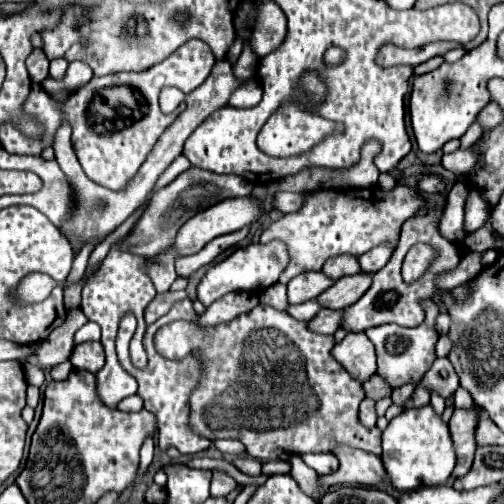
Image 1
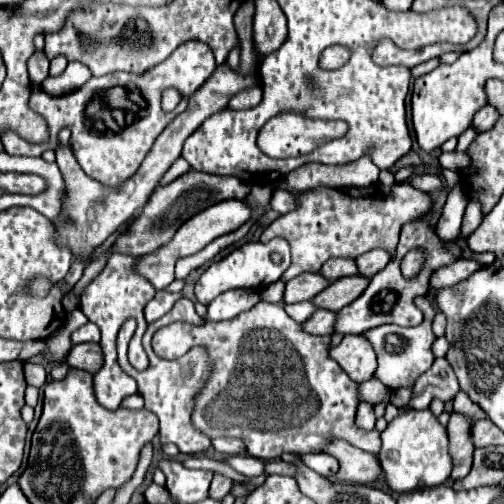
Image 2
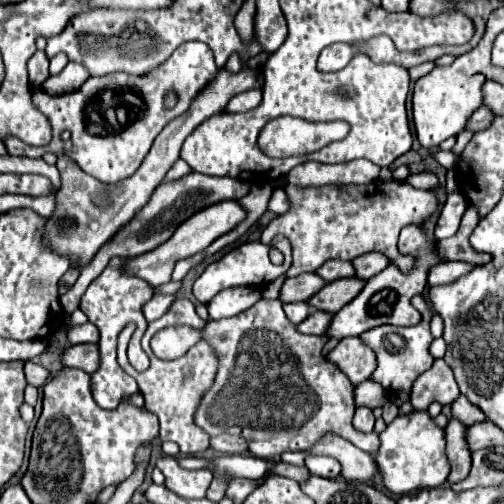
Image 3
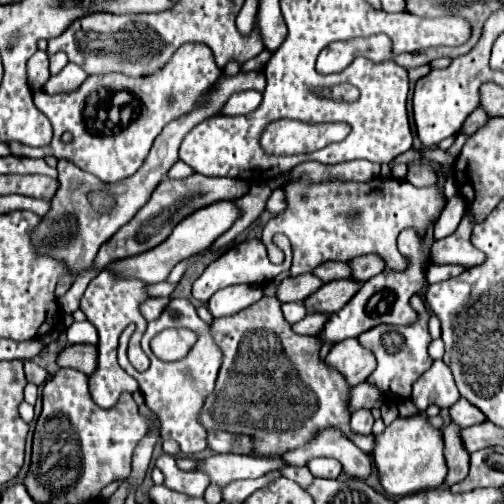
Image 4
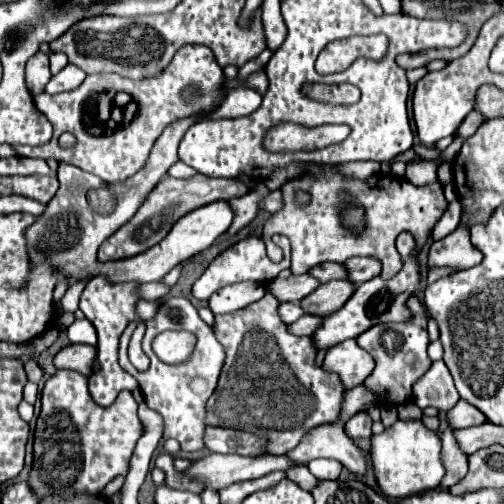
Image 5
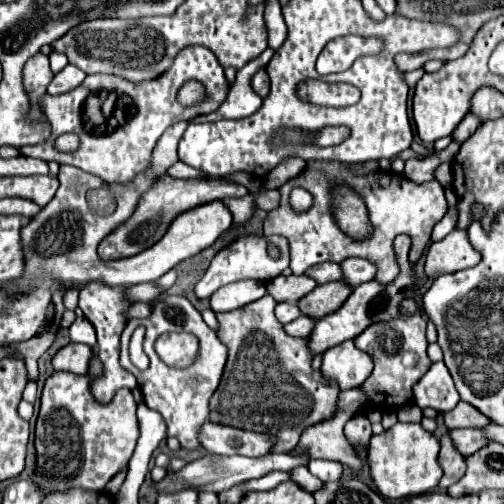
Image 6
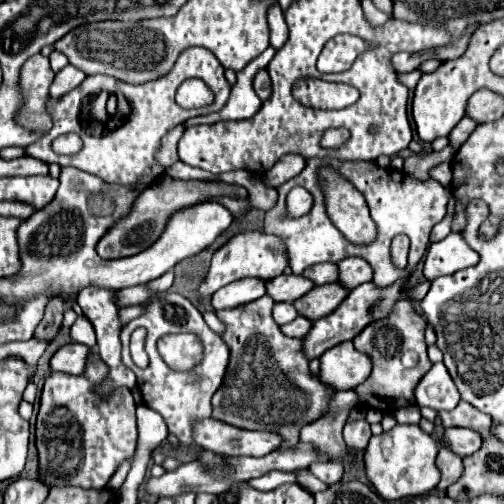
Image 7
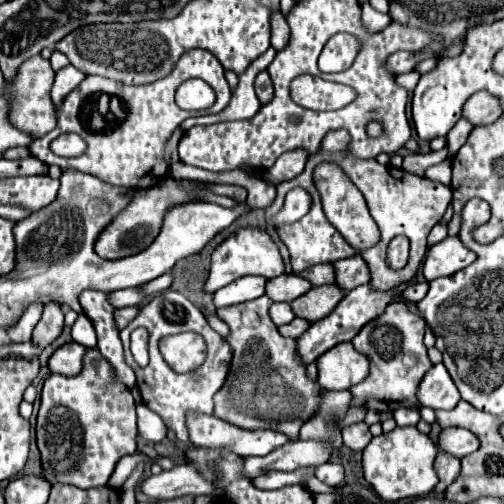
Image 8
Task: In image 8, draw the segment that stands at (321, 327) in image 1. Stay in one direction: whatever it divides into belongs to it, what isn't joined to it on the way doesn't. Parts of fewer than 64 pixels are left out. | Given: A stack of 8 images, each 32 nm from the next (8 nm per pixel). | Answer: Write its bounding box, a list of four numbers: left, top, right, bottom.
[278,318,308,338]

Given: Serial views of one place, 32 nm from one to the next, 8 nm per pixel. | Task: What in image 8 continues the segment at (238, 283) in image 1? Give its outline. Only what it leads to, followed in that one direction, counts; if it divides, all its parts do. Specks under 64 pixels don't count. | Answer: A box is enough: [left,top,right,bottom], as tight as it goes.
[204,228,284,292]

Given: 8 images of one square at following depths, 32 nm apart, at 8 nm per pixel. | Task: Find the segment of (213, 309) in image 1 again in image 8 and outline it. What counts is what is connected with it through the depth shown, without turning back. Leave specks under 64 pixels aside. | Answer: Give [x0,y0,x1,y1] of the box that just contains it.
[214,276,266,308]

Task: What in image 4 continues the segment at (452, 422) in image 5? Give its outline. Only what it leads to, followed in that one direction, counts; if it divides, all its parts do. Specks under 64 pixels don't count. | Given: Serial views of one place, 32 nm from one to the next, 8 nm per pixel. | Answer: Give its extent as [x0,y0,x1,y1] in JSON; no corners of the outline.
[450,400,486,428]

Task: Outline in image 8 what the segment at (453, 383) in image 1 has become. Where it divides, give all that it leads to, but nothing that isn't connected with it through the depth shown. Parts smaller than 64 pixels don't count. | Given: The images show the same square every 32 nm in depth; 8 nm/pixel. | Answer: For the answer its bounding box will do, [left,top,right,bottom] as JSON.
[418,362,460,410]

